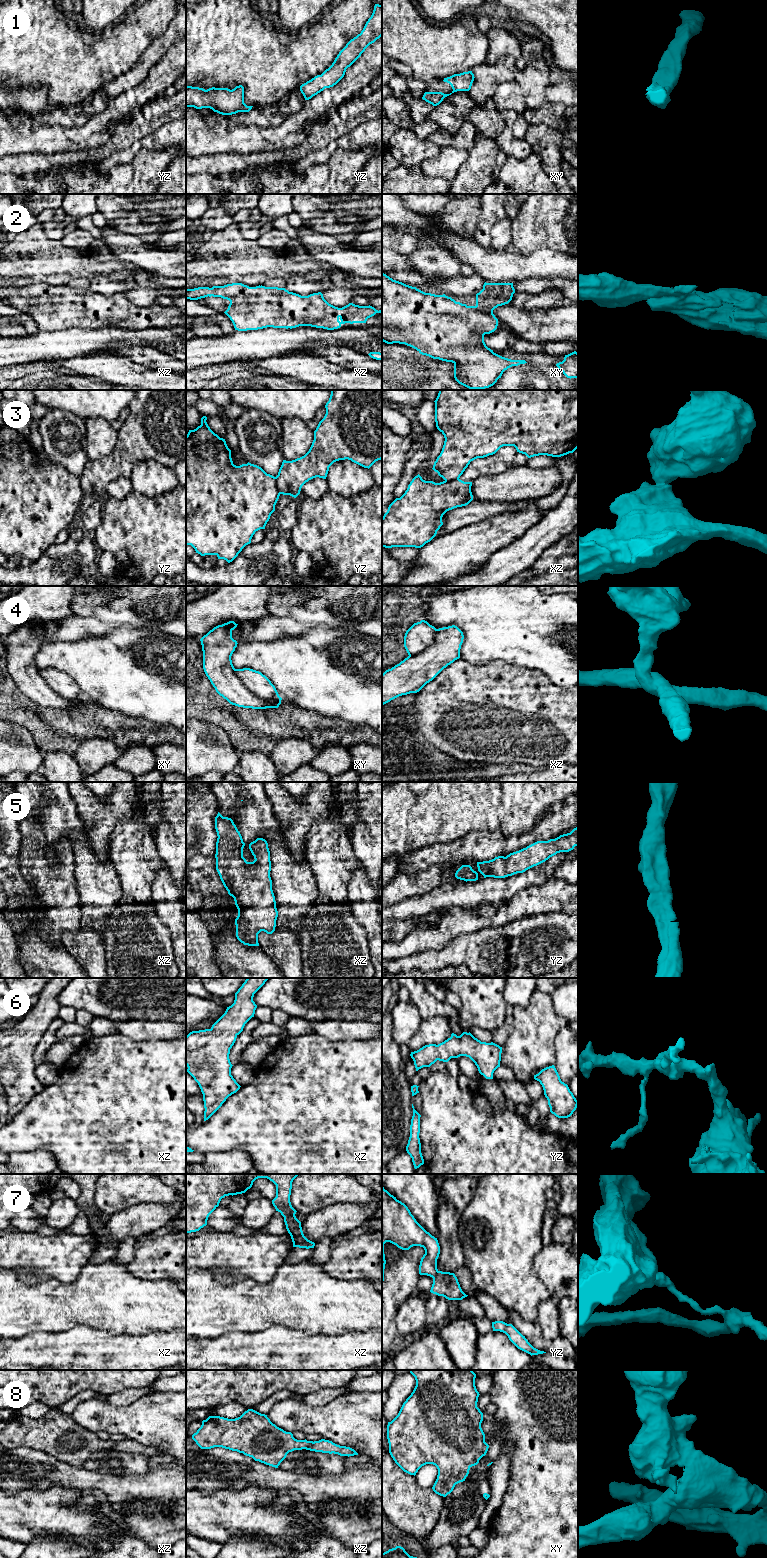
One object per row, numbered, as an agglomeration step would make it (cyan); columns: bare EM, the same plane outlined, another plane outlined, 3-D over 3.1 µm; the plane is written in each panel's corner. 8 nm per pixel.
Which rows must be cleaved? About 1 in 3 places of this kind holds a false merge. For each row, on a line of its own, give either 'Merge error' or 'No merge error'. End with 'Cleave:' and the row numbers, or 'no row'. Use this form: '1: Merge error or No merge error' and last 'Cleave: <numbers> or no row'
1: No merge error
2: No merge error
3: Merge error
4: Merge error
5: No merge error
6: No merge error
7: Merge error
8: No merge error
Cleave: 3, 4, 7

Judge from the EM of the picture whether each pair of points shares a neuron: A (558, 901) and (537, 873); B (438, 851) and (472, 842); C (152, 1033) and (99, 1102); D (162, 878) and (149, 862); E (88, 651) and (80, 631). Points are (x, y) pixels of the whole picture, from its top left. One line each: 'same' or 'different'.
A: different
B: same
C: different
D: different
E: different

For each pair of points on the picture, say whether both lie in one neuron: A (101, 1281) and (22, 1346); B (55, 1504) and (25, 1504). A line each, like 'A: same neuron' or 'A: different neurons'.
A: different neurons
B: same neuron

